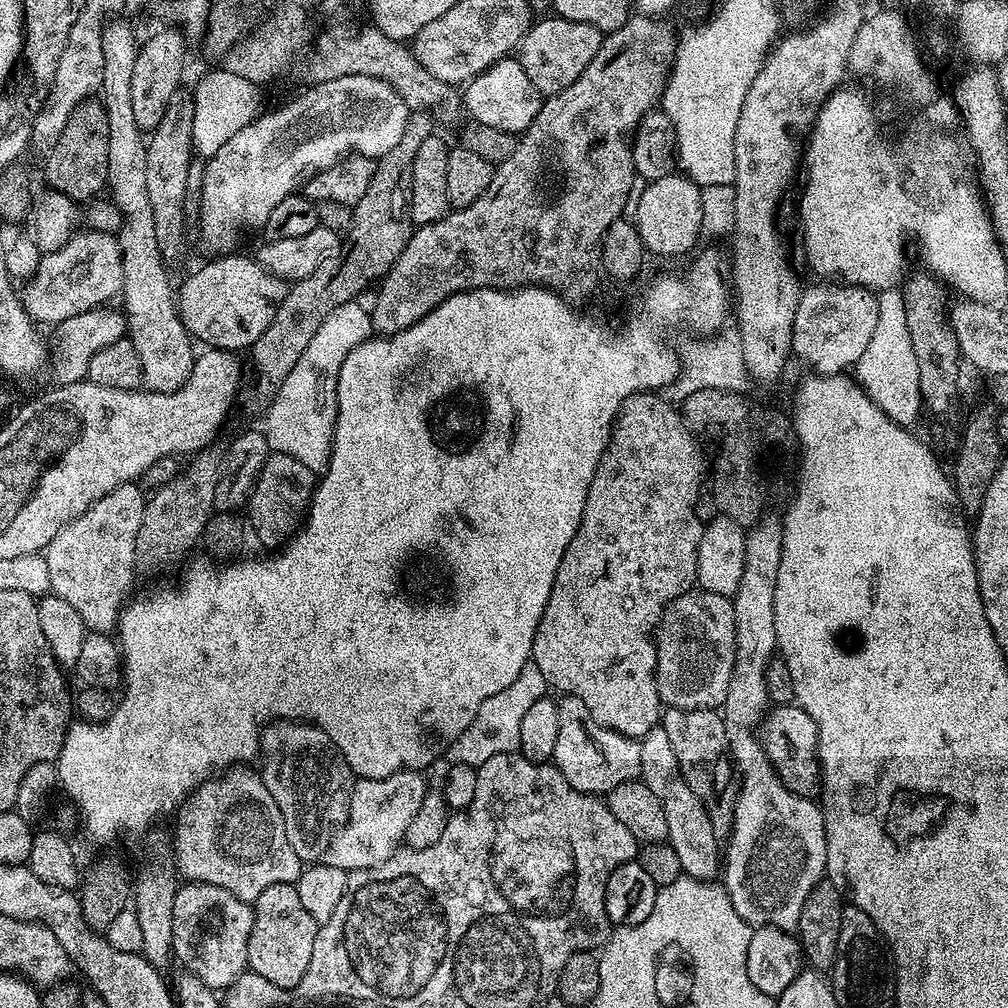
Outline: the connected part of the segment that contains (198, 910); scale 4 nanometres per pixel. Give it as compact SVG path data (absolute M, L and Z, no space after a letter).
M184 882L176 889L174 922L178 925L178 940L184 943L184 964L206 986L226 990L248 968L248 943L254 926L253 905L234 898L230 890L213 884Z

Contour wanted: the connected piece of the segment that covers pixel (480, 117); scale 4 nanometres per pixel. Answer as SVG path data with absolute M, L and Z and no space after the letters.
M505 58L496 60L482 74L468 81L462 92L462 104L475 123L494 126L494 130L506 130L513 134L527 132L530 122L538 114L542 94L530 82L526 70L522 70L519 59Z

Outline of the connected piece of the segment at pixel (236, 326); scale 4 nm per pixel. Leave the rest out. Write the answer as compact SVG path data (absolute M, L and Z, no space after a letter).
M220 254L209 264L201 266L197 272L192 272L184 280L184 285L178 288L178 315L185 327L197 341L200 340L208 348L222 348L229 354L239 353L239 348L251 349L258 338L274 322L274 314L278 314L278 306L286 291L285 281L270 274L251 255Z

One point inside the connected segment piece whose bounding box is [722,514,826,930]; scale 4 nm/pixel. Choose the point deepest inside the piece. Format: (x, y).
(776, 854)

